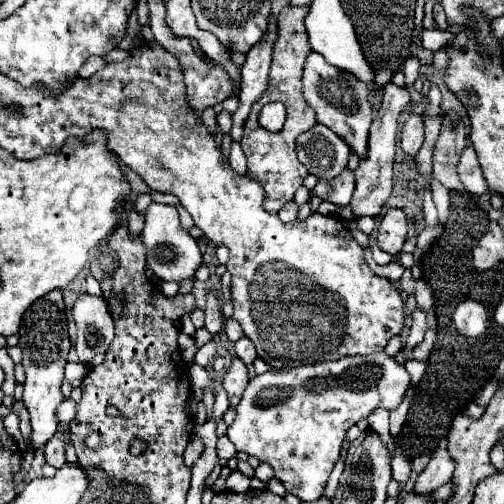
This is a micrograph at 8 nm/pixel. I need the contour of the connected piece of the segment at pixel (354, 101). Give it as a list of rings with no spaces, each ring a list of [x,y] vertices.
[[[311,53],[305,61],[303,69],[303,97],[309,107],[317,113],[317,121],[333,129],[345,143],[359,155],[365,157],[367,151],[367,135],[371,125],[371,101],[369,91],[363,83],[359,83],[353,75],[339,71],[329,65],[319,53]]]

